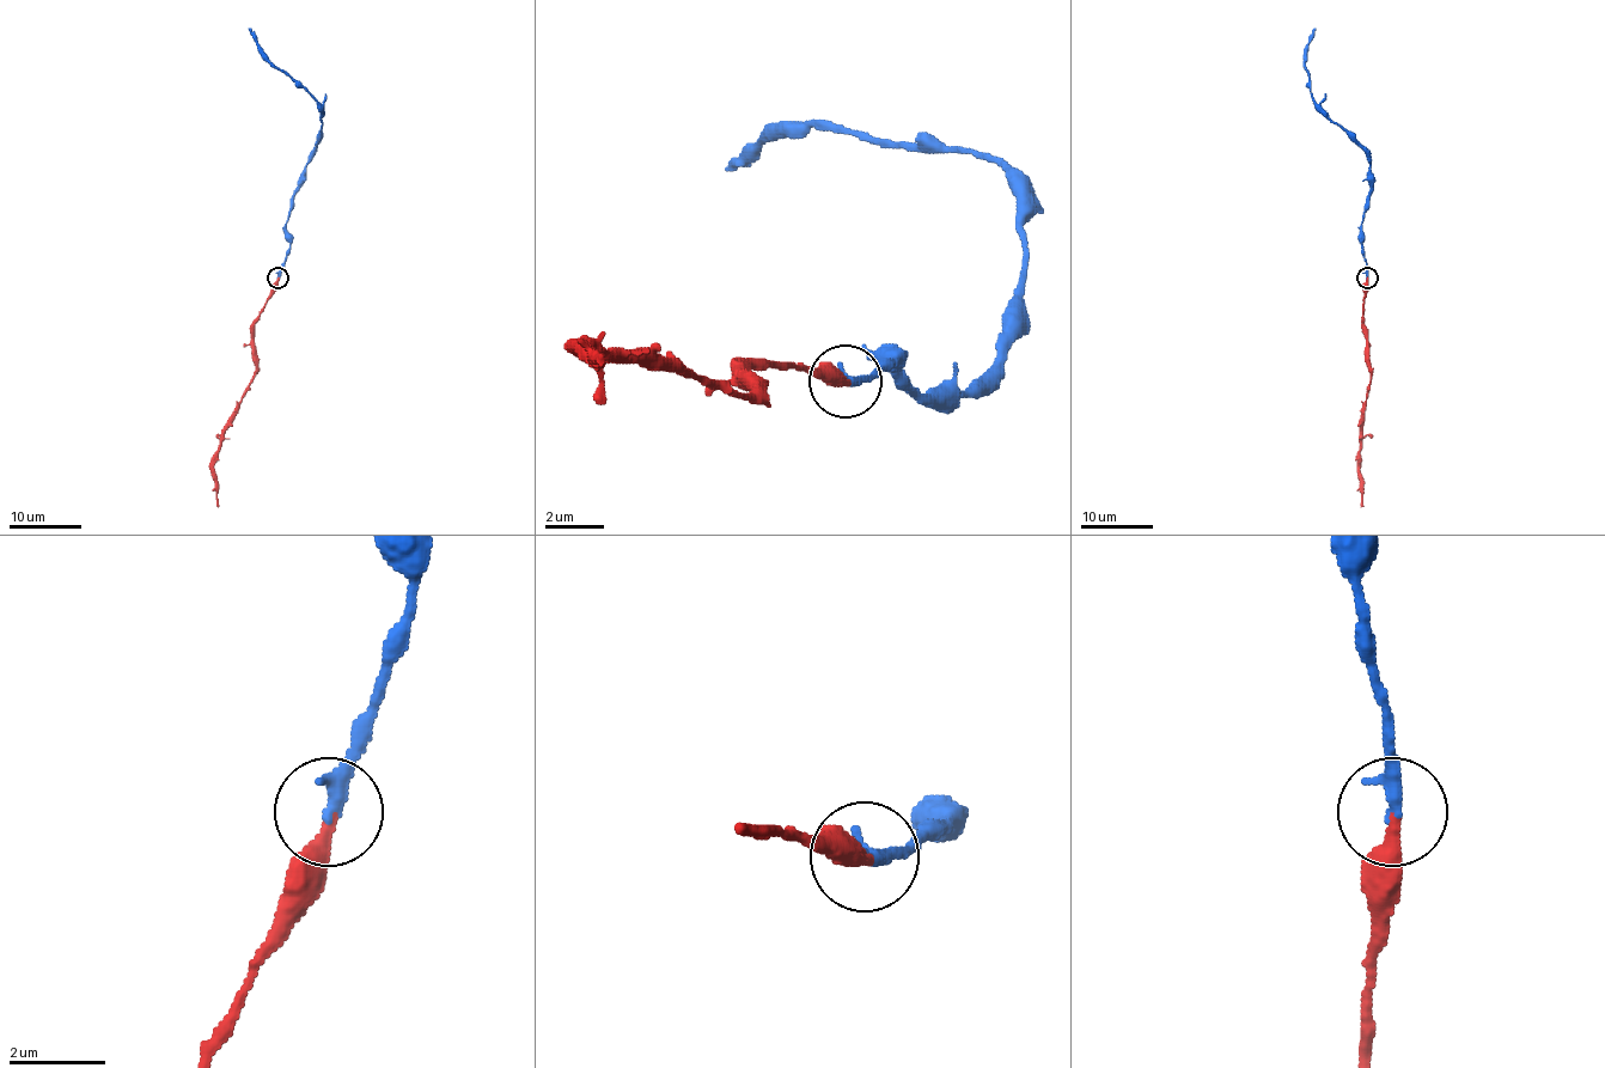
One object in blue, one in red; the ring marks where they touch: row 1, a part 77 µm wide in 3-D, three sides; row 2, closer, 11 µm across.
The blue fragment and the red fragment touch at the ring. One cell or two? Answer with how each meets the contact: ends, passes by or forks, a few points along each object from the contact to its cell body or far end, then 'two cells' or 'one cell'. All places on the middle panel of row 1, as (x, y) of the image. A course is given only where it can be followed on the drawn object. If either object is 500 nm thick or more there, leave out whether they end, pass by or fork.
blue ends there; red ends there; blue runs (847, 379), (891, 356), (913, 394), (971, 386), (1023, 291), (1023, 189), (847, 130), (774, 130), (722, 168); red runs (847, 379), (795, 364), (752, 372), (745, 394), (628, 356), (584, 349), (599, 356); one cell

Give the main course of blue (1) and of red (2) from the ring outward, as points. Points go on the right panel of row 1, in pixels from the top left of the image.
1: (1366, 278), (1361, 223), (1369, 190), (1368, 154), (1311, 93), (1305, 47), (1314, 29)
2: (1366, 278), (1362, 303), (1369, 382), (1361, 432), (1361, 507)

